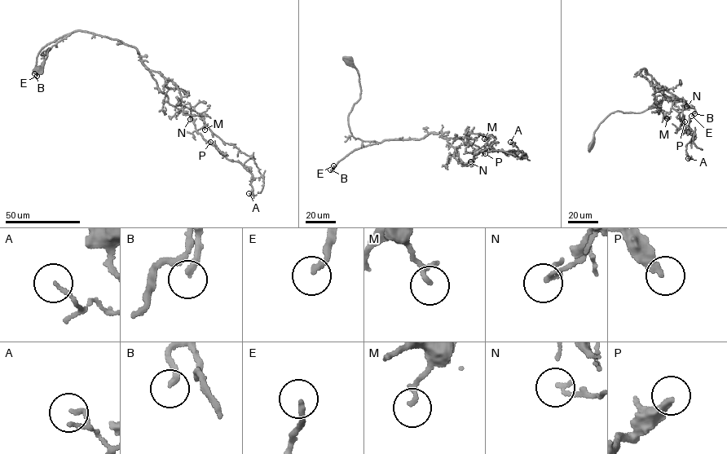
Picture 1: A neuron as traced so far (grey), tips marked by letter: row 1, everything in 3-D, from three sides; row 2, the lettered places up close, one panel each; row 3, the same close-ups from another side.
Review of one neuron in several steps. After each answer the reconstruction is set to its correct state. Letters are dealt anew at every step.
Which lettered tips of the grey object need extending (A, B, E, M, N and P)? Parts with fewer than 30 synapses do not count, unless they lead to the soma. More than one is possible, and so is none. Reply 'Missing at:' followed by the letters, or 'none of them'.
Missing at: B, E

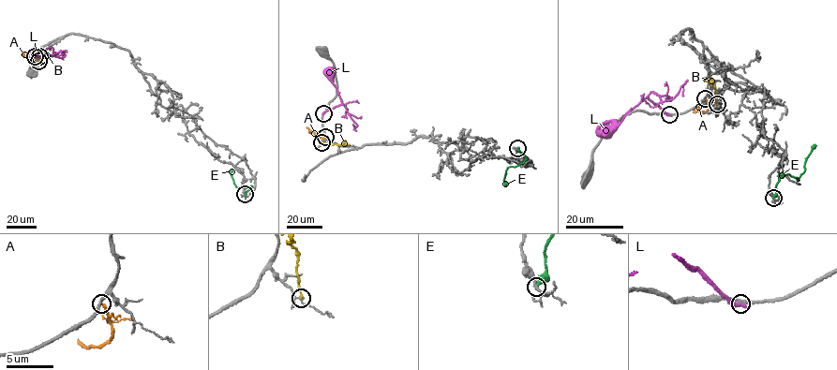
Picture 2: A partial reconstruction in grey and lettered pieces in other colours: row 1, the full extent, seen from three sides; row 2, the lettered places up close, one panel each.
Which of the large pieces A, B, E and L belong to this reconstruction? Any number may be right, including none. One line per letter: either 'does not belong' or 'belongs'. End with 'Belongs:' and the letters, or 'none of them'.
A: does not belong
B: does not belong
E: does not belong
L: does not belong
Belongs: none of them

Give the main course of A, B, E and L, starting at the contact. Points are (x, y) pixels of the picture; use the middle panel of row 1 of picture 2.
A: (325, 137), (317, 136), (308, 128)
B: (321, 142), (350, 144)
E: (517, 149), (526, 158), (517, 166), (507, 168), (503, 180), (506, 184)
L: (323, 113), (342, 104), (357, 125), (353, 125)

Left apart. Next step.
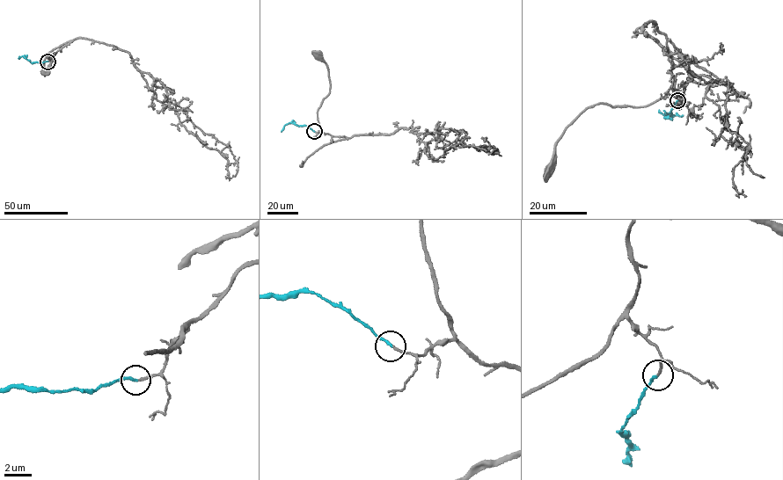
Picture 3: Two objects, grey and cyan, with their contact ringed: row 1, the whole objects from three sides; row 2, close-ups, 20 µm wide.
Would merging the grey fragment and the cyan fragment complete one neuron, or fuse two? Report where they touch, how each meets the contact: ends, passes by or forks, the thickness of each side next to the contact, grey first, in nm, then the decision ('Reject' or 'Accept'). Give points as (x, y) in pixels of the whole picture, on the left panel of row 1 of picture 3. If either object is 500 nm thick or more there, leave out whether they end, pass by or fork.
Place: (47, 61). At the ring grey ends. At the ring cyan ends. Thickness 170 nm (grey) against 190 nm. Accept

